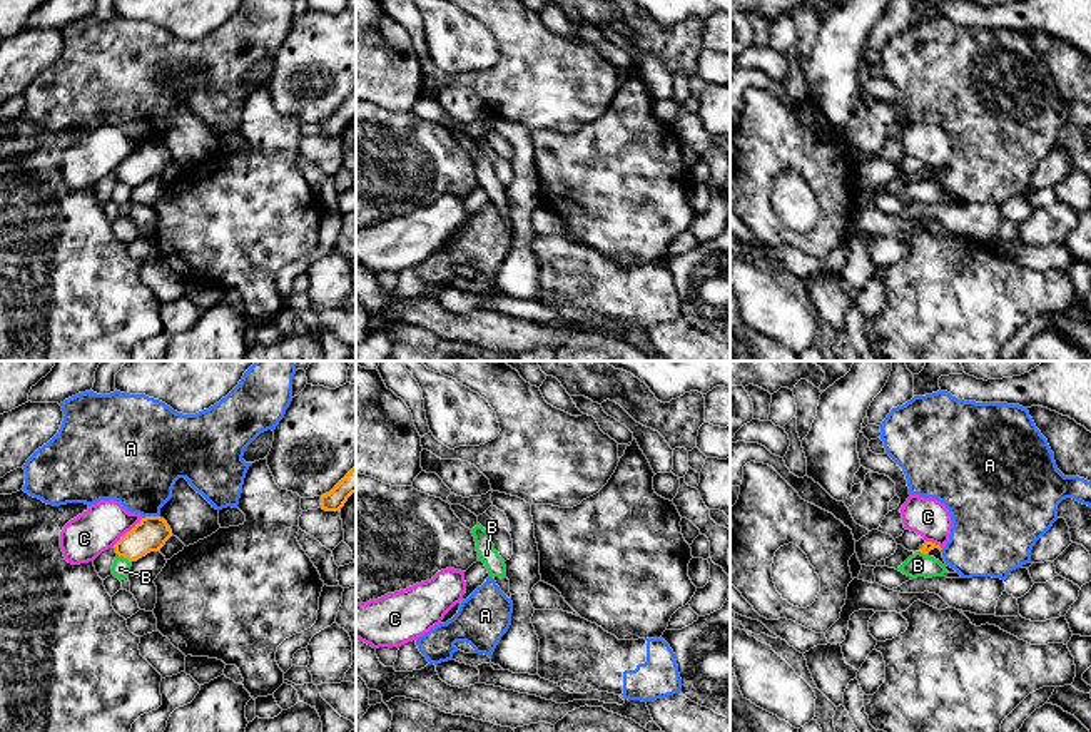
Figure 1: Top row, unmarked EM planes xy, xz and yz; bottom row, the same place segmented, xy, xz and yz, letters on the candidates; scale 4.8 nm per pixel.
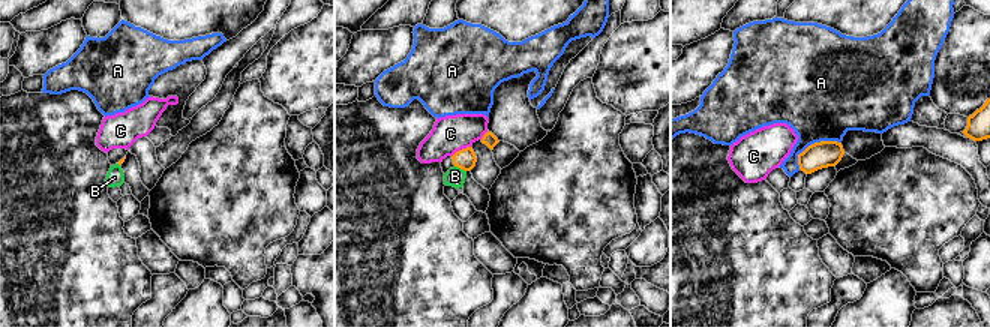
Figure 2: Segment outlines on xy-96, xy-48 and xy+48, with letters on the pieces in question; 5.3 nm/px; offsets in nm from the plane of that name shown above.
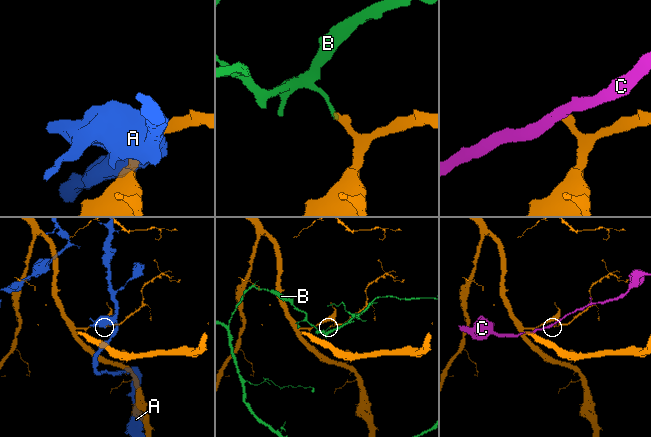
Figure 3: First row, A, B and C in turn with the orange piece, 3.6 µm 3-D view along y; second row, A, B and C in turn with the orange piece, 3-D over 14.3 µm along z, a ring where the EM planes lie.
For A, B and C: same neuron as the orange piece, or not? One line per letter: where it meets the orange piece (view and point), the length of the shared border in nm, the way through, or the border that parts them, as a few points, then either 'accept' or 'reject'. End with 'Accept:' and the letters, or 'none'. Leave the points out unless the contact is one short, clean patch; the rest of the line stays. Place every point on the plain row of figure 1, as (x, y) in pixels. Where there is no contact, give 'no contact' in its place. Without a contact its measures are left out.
A: meets orange in xy at (151, 142); contact 80 nm long; reject
B: meets orange in xy at (124, 182); contact 80 nm long; border along xy (117, 179), (131, 188); reject
C: meets orange in xy at (127, 157); contact 200 nm long; reject
Accept: none

